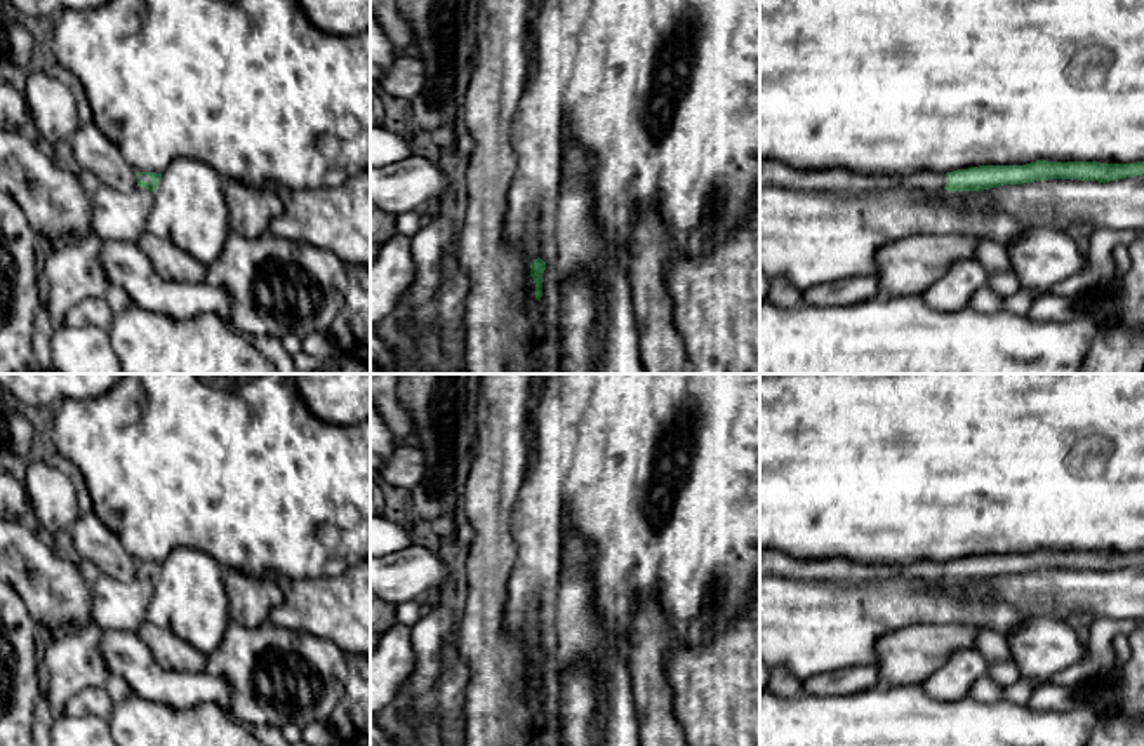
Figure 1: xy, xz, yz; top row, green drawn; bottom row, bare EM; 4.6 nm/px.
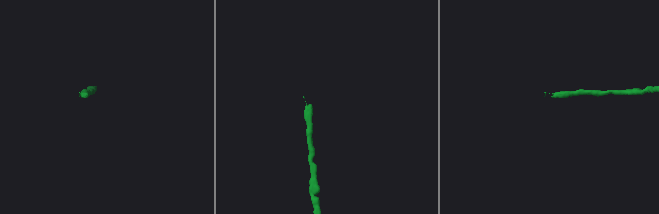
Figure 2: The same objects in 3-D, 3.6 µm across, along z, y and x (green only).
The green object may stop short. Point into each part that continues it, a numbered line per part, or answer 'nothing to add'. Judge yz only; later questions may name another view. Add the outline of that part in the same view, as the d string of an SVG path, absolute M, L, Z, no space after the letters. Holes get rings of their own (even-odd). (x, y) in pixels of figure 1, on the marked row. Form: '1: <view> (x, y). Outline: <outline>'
1: yz (772, 173). Outline: M760 158L760 184L795 191L862 193L899 183L908 188L937 191L948 184L948 177L941 172L915 172L906 177L868 176L840 167L800 170L775 160Z

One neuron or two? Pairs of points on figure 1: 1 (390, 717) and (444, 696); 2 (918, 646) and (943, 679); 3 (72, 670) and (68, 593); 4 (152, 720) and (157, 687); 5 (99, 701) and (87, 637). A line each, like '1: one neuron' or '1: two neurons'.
1: one neuron
2: two neurons
3: two neurons
4: two neurons
5: two neurons

